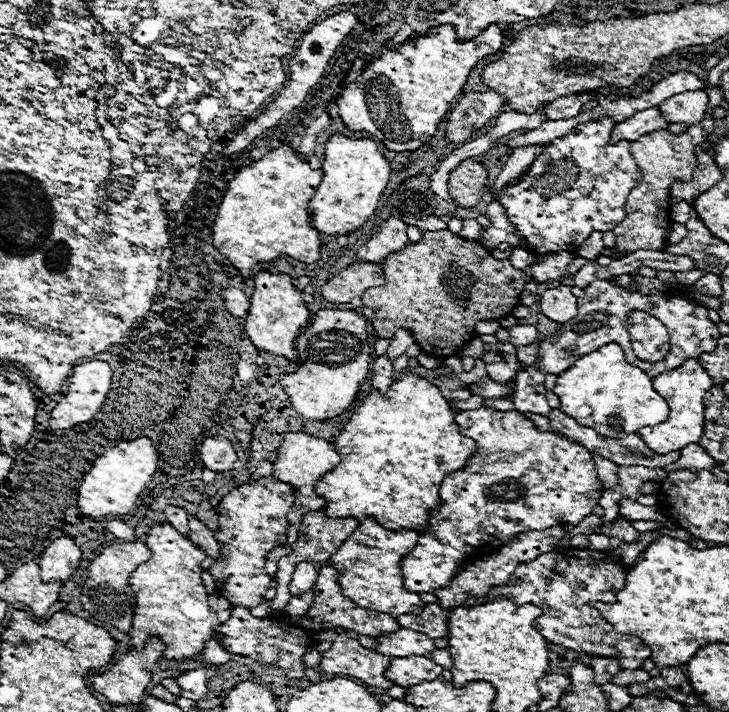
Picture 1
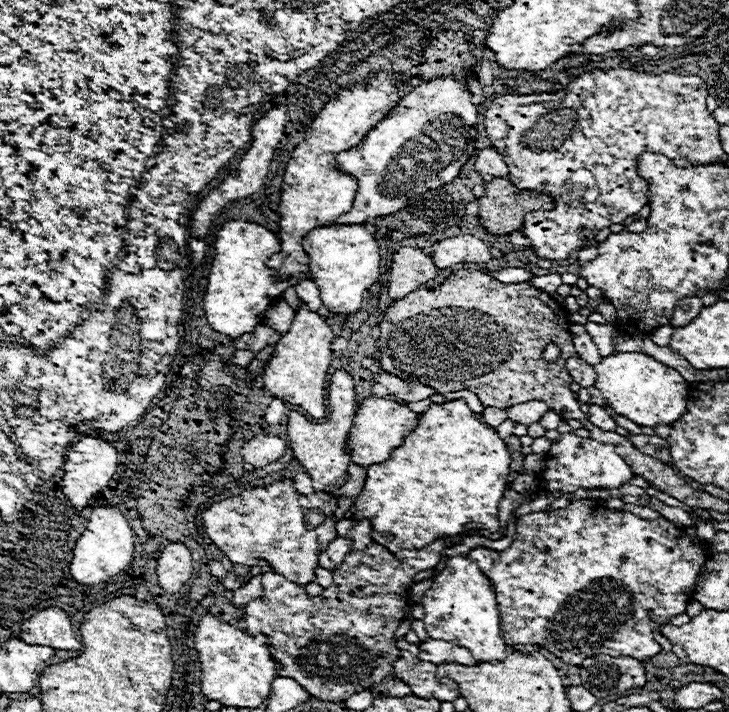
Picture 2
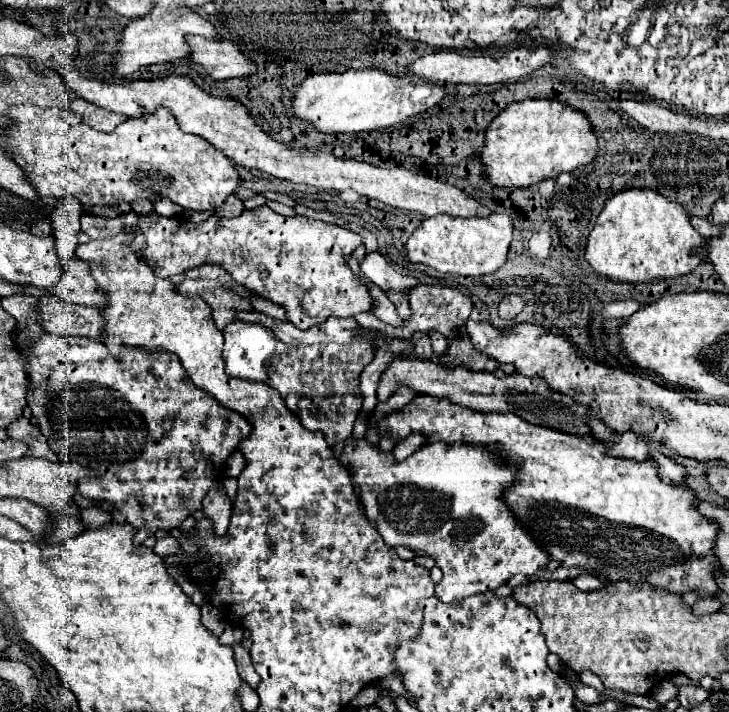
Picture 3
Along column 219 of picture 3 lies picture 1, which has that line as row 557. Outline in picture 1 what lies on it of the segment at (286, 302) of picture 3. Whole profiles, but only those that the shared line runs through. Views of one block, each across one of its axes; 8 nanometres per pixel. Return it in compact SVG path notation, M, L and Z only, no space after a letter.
M272 476L260 478L250 484L232 488L218 504L218 530L216 540L220 542L220 556L210 566L210 574L216 580L216 594L224 596L232 606L254 608L262 602L270 588L270 576L266 574L266 554L286 542L288 520L286 514L292 508L296 496L290 484L280 482Z

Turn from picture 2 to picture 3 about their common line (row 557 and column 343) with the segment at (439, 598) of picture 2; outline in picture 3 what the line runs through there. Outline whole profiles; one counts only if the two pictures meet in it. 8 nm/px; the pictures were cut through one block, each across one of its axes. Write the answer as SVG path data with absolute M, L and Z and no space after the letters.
M348 440L340 458L342 466L354 470L354 482L362 492L362 506L366 518L376 524L376 530L388 546L406 546L416 554L430 556L444 572L436 584L436 596L442 602L456 602L474 594L496 590L506 584L514 574L532 576L538 566L548 564L548 554L522 530L502 504L500 494L516 480L516 470L506 466L500 456L488 452L484 446L468 446L456 442L456 446L444 446L436 442L422 446L402 462L394 462L392 454L382 454L378 444L366 440Z

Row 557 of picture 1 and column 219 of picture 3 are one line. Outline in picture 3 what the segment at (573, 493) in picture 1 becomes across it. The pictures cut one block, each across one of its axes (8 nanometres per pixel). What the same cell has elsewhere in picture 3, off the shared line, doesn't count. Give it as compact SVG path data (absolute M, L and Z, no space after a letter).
M42 334L36 338L26 356L26 372L28 372L28 406L38 420L40 432L46 436L50 448L64 460L74 460L86 468L92 468L96 476L92 478L82 478L78 482L78 492L90 500L100 500L100 502L110 502L114 508L118 508L128 522L140 522L138 524L138 534L134 536L134 544L140 546L148 536L154 536L156 530L174 530L180 528L180 524L192 516L192 512L198 512L202 506L204 496L208 490L216 484L220 484L226 478L226 462L228 458L238 450L238 444L242 438L246 438L252 432L252 424L238 412L228 410L220 406L210 394L202 392L192 384L192 380L186 376L184 368L180 366L180 360L176 354L168 354L166 350L156 350L152 354L150 350L128 350L124 346L124 354L120 358L112 358L110 354L102 354L102 342L92 342L92 338L76 338L76 336L52 336L52 334Z

